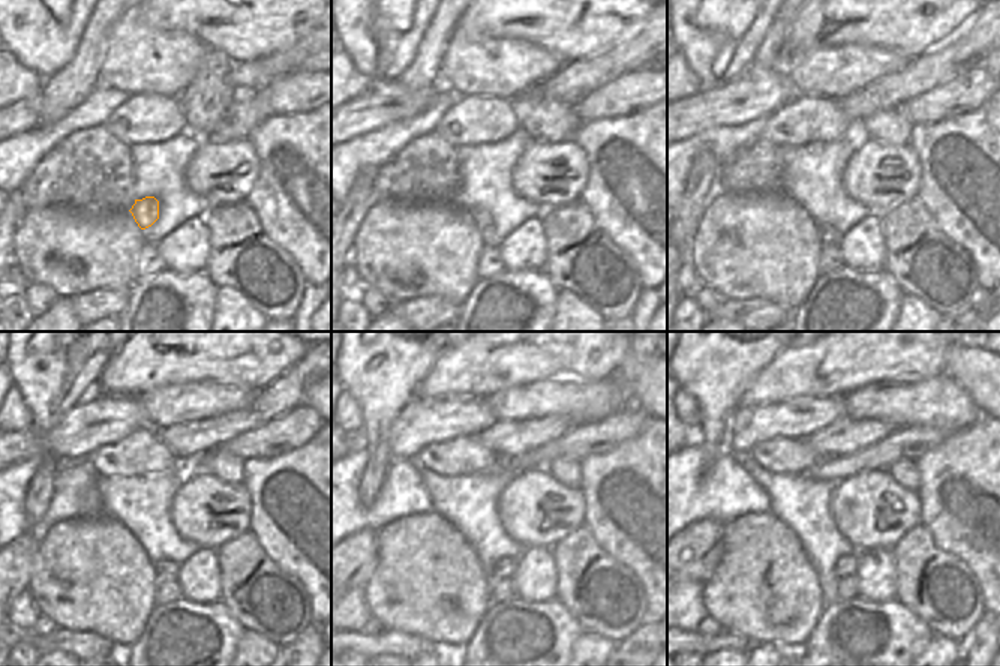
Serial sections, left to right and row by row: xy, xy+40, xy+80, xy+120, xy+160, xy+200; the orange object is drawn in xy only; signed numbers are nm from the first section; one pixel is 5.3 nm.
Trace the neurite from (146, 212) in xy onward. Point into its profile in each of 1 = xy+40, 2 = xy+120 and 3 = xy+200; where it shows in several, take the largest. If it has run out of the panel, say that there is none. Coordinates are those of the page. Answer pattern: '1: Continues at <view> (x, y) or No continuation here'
1: Continues at xy+40 (483, 221)
2: Continues at xy+120 (165, 570)
3: Continues at xy+200 (846, 566)

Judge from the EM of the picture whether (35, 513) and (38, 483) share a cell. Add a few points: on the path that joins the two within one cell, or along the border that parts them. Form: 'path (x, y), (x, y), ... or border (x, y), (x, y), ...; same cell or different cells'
path (35, 506), (38, 491); same cell

